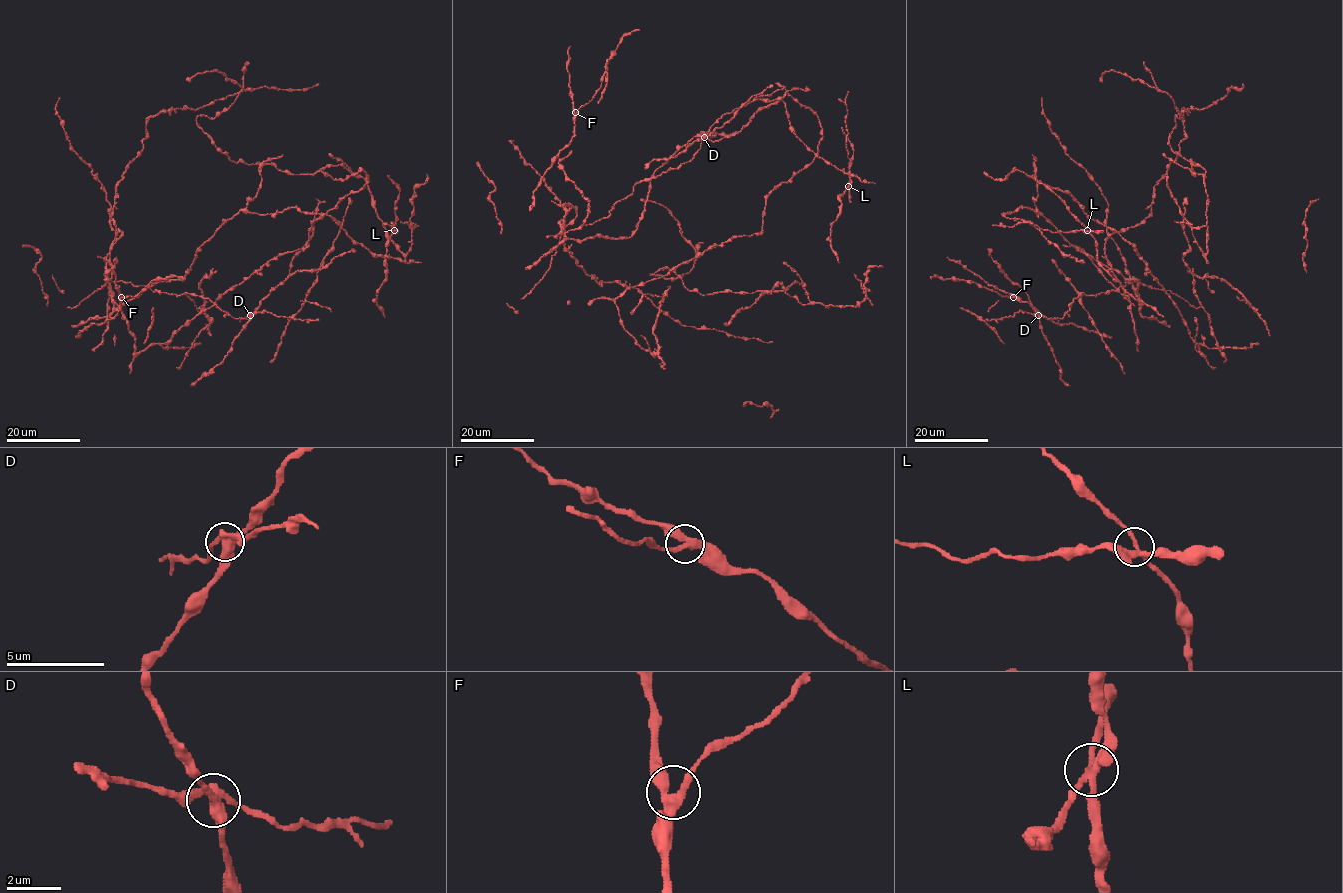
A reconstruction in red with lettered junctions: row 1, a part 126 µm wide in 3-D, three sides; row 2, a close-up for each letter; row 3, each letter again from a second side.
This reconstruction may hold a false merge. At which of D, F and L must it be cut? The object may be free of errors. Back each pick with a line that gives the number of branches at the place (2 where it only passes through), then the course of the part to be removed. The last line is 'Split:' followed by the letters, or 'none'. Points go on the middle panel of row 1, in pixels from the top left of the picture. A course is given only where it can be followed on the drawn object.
D: branches 4
Split: D

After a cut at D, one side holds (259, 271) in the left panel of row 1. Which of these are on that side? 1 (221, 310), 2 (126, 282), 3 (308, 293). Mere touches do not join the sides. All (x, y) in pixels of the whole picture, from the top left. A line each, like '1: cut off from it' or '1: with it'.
1: cut off from it
2: cut off from it
3: with it

